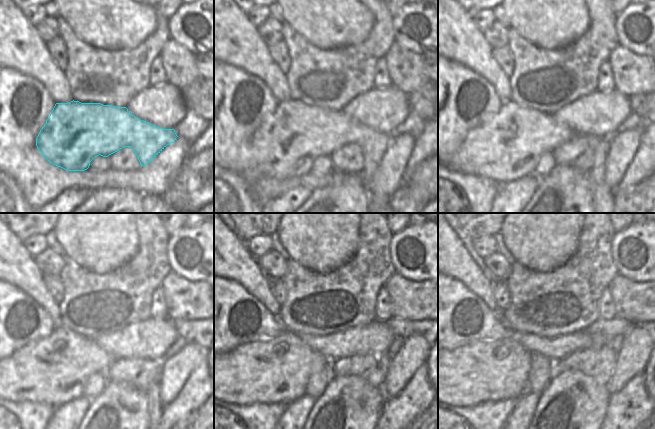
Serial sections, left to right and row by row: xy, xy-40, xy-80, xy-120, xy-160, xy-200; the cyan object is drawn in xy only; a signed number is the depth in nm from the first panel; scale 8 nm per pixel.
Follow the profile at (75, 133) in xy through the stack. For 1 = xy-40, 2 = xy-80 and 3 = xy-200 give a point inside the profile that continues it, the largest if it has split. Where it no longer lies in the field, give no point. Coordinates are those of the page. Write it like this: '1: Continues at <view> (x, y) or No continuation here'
1: Continues at xy-40 (286, 144)
2: Continues at xy-80 (506, 147)
3: Continues at xy-200 (480, 371).

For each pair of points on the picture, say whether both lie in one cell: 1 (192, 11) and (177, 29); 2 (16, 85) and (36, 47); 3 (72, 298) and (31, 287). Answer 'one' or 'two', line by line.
1: one
2: two
3: two

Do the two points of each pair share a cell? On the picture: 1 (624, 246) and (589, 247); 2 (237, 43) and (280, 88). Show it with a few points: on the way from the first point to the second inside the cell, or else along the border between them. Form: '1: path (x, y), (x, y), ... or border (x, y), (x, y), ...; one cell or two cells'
1: border (615, 232), (612, 238), (612, 261), (617, 269); two cells
2: path (248, 54), (271, 77); one cell

